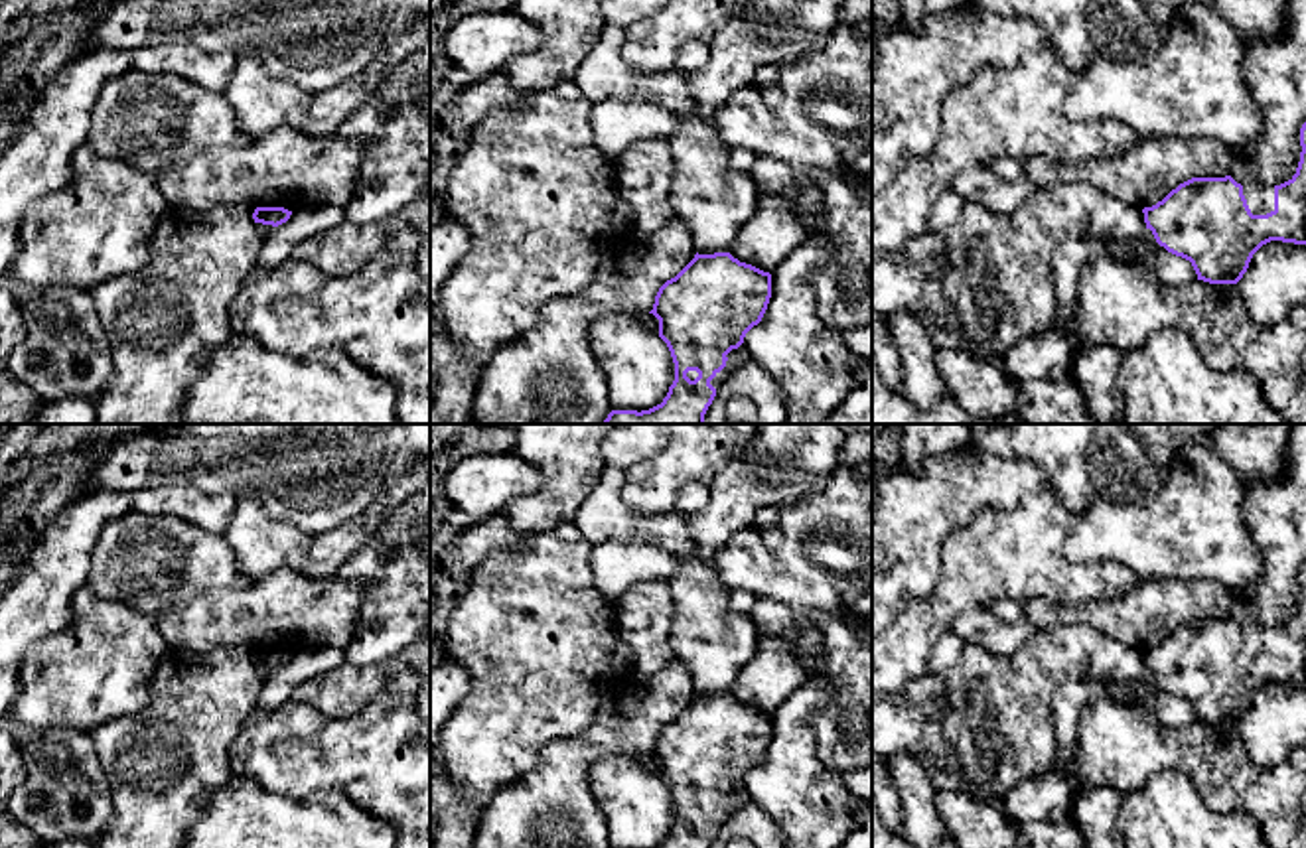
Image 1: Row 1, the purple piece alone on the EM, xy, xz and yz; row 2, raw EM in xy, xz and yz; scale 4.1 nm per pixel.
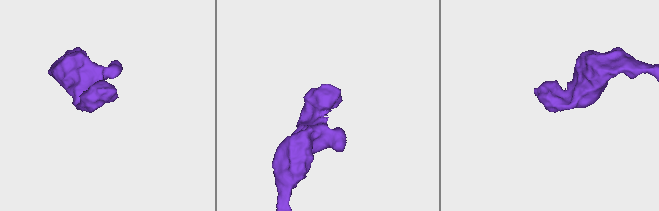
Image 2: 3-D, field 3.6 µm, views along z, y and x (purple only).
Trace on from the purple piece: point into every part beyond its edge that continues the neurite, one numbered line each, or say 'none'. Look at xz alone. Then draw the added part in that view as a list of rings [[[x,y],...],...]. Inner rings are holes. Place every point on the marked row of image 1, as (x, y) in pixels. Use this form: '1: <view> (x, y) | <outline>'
1: xz (736, 357) | [[[738,347],[738,349],[732,349],[728,355],[728,361],[726,361],[726,367],[716,373],[716,377],[710,381],[710,385],[718,390],[720,387],[720,381],[732,373],[736,367],[740,367],[742,363],[750,361],[750,353],[746,347]]]

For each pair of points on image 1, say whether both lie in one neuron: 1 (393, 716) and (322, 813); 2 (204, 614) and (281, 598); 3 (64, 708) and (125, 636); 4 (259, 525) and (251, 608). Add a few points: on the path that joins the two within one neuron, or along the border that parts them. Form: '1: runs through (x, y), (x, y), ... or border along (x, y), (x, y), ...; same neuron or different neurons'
1: border along (290, 797), (338, 791), (375, 819); different neurons
2: runs through (223, 608), (261, 604); same neuron
3: runs through (72, 691), (107, 653); same neuron
4: border along (300, 572), (277, 568), (255, 580); different neurons

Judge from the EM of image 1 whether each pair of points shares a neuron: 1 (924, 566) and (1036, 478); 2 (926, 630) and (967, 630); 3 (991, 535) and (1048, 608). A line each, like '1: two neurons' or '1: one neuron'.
1: one neuron
2: two neurons
3: two neurons

